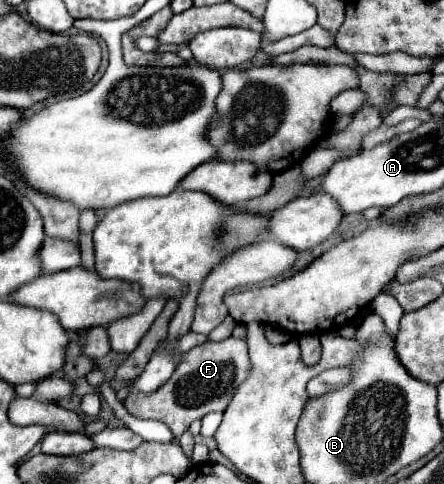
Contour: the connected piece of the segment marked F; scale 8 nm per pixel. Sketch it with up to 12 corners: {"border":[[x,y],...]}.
{"border":[[229,337],[181,353],[157,391],[131,391],[137,419],[181,437],[223,413],[251,373],[247,343]]}

